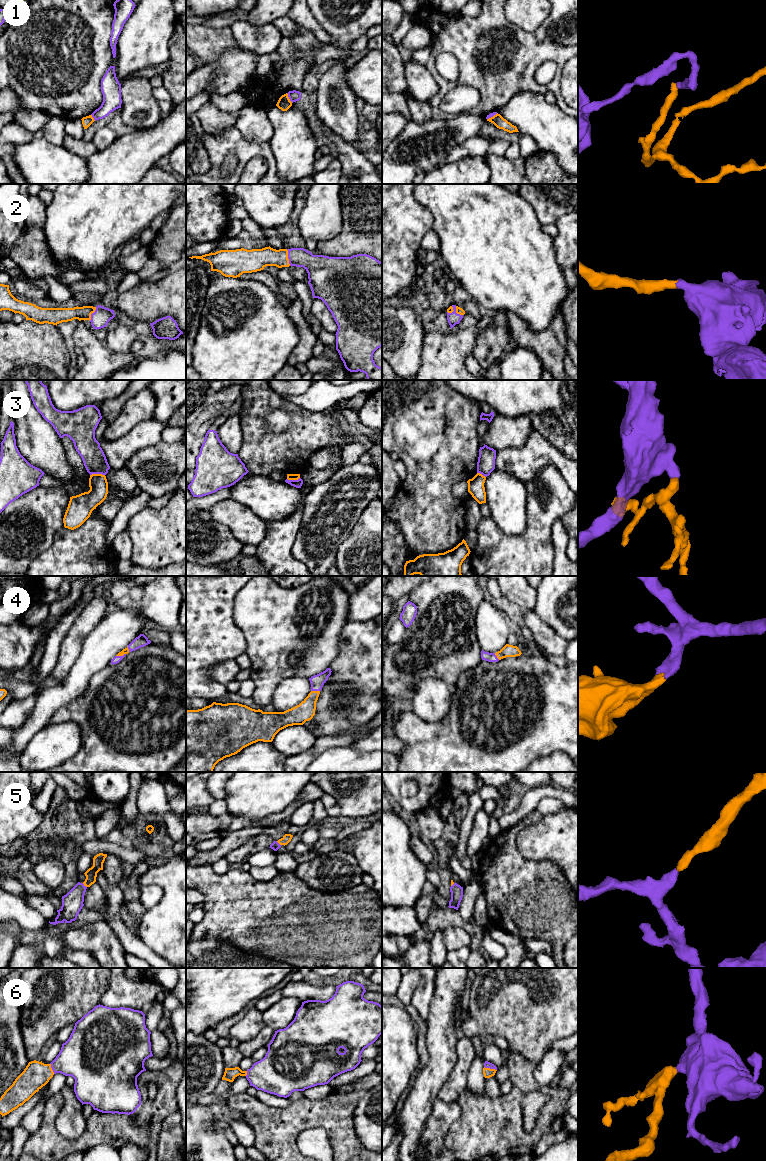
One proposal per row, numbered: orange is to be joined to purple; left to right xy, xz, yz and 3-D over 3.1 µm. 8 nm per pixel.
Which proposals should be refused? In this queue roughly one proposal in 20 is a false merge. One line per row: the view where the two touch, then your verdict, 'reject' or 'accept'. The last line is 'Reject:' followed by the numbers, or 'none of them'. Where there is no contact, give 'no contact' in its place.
1: contact in xz; reject
2: contact in xz; accept
3: contact in xy; reject
4: contact in xz; accept
5: contact in xy; accept
6: contact in yz; accept
Reject: 1, 3

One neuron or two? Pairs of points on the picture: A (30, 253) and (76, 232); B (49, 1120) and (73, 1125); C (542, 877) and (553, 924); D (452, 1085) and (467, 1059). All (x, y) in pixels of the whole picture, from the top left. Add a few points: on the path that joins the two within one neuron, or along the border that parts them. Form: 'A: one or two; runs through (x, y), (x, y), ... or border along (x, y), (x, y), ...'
A: two; border along (41, 228), (52, 257), (60, 265)
B: two; border along (62, 1099), (56, 1130), (72, 1139)
C: one; runs through (542, 889), (542, 904), (550, 912)
D: one; runs through (457, 1079), (462, 1065)

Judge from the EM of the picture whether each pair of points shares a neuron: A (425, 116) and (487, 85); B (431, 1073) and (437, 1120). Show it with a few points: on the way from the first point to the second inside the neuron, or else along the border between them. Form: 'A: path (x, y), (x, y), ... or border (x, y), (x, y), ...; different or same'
A: border (429, 104), (431, 118); different
B: border (437, 1097), (433, 1102), (433, 1110), (426, 1122); different

